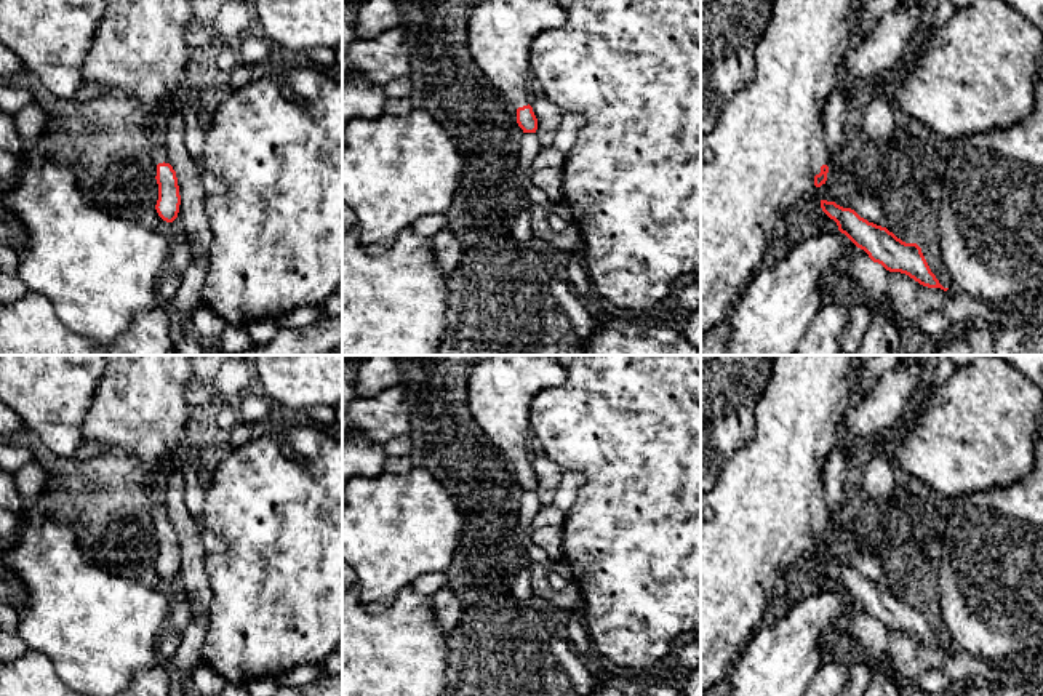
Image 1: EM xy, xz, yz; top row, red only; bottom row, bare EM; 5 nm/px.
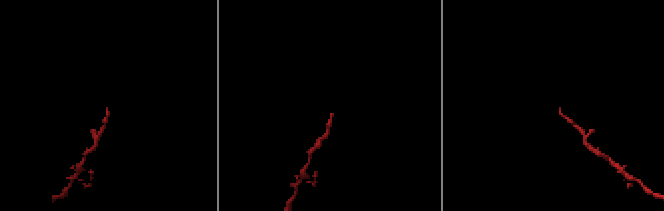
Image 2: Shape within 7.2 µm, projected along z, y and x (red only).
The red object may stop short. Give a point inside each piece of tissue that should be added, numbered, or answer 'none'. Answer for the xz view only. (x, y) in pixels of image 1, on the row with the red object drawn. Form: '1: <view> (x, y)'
1: xz (499, 32)

